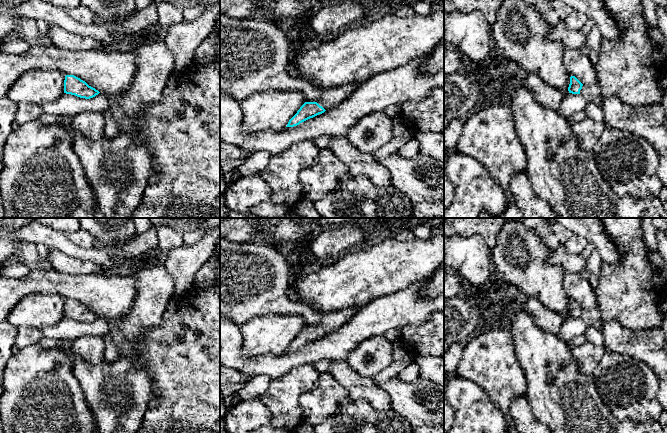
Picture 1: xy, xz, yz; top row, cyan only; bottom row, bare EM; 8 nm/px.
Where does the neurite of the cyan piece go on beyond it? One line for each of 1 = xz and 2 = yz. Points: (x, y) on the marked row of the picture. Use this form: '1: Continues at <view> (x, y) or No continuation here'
1: Continues at xz (331, 97)
2: Continues at yz (591, 93)

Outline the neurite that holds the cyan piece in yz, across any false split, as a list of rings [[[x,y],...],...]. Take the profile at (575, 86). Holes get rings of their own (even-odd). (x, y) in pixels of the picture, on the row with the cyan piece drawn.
[[[571,76],[568,91],[572,94],[582,95],[587,103],[594,103],[598,106],[603,105],[605,97],[601,95],[598,83],[587,86],[582,84],[575,76]]]

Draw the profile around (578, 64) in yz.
[[[566,48],[563,60],[570,75],[575,76],[582,84],[590,86],[597,83],[597,71],[588,54],[580,49]]]

